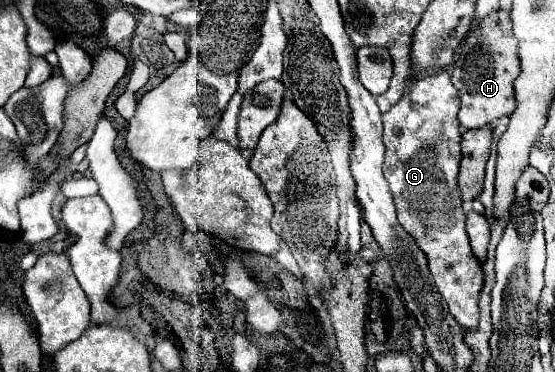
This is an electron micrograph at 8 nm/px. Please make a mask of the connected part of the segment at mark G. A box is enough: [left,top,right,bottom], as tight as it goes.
[383,71,483,329]

